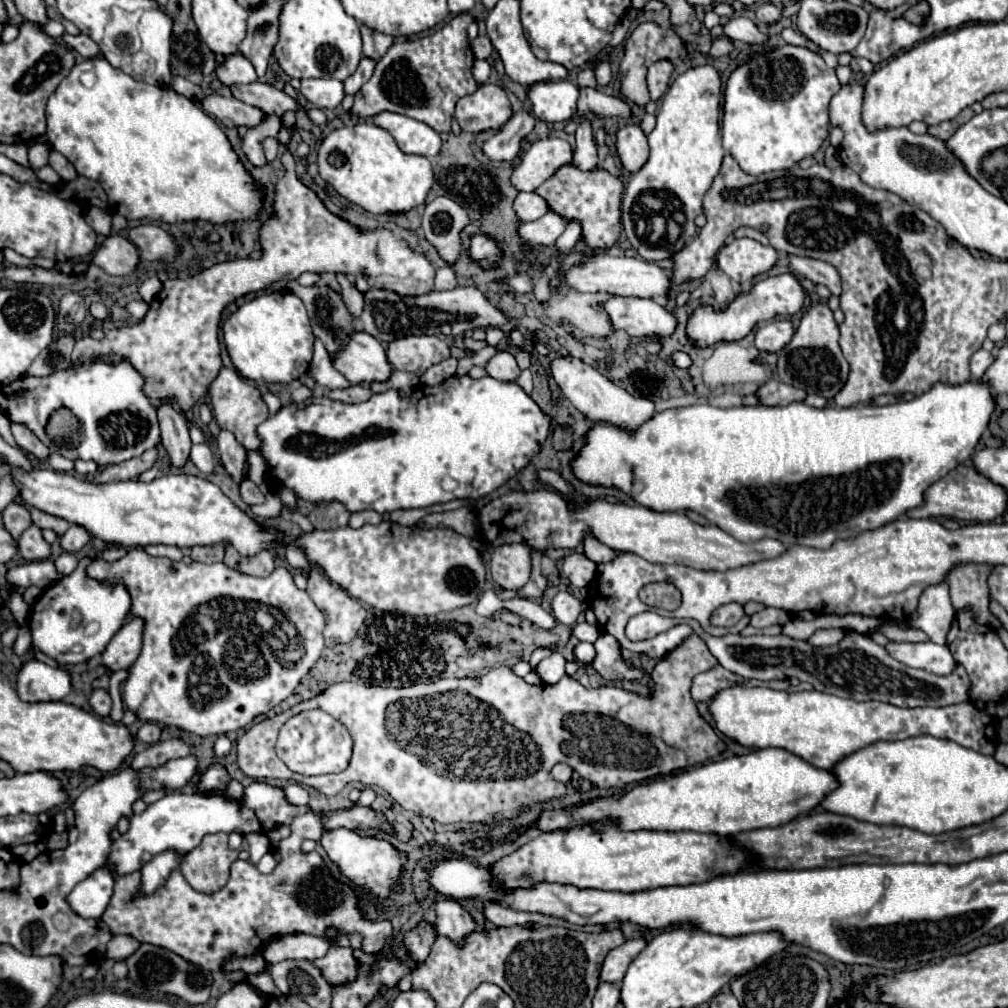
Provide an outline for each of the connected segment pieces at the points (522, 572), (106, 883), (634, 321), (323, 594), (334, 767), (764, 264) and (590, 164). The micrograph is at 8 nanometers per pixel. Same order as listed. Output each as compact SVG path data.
M525 543L497 545L489 549L489 571L503 589L521 589L531 575L531 557Z
M101 867L91 877L87 877L87 881L75 885L67 901L81 917L99 919L103 915L103 909L107 907L107 901L111 899L111 893L113 893L113 875L109 873L107 867Z
M611 297L605 301L605 311L615 329L627 331L631 337L661 339L673 335L677 317L653 299Z
M313 567L309 573L307 595L325 615L325 645L349 643L355 639L367 615L361 601L349 597L345 589L331 583L329 577L317 567Z
M321 709L303 711L291 717L279 731L277 739L277 755L283 763L301 775L323 775L323 773L339 773L347 767L351 759L351 737L347 729L339 721L335 721L329 713Z
M749 237L733 239L717 253L717 267L741 285L747 285L757 273L769 271L775 261L777 251L771 245L761 245Z
M583 119L577 125L575 131L577 145L575 145L575 155L573 155L573 165L579 167L581 171L591 171L597 167L597 147L593 139L593 129L587 119Z

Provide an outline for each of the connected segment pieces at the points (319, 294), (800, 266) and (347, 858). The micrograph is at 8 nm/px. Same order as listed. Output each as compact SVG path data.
M291 283L287 289L305 303L315 337L321 339L329 357L335 359L345 347L345 341L357 333L357 319L349 313L341 293L329 287L303 287L299 283Z
M789 255L789 261L795 273L807 277L815 285L825 285L837 297L841 295L841 277L839 277L839 271L831 263L809 259L809 257L797 257L797 255Z
M349 829L327 831L321 839L321 845L325 847L329 859L339 865L339 869L343 871L345 877L349 877L357 885L365 887L369 891L369 895L373 895L375 905L381 905L383 899L389 895L389 889L397 883L397 877L405 863L405 855L401 855L391 843L371 839L371 837L361 837L359 833L349 831Z

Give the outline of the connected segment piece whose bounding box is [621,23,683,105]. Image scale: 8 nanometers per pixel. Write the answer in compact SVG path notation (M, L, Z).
M641 23L637 25L637 29L629 35L627 43L625 43L625 55L621 59L621 95L625 97L625 101L635 103L635 105L645 105L649 103L649 91L647 91L647 69L649 65L653 65L659 59L673 59L679 57L683 51L683 41L671 31L671 29L661 29L655 23Z

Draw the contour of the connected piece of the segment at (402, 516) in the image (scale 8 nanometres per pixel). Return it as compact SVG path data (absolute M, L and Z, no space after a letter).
M397 509L391 513L391 519L401 525L417 525L431 509Z

